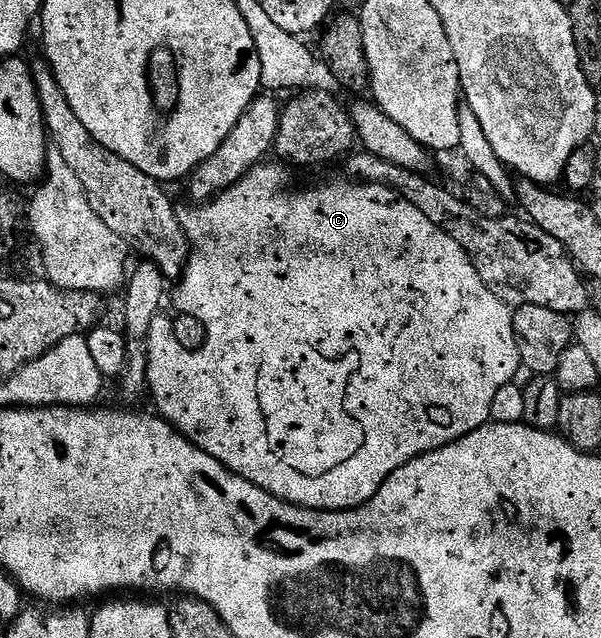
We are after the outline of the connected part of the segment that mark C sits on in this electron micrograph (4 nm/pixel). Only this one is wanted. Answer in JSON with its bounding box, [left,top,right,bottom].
[145,162,521,512]

